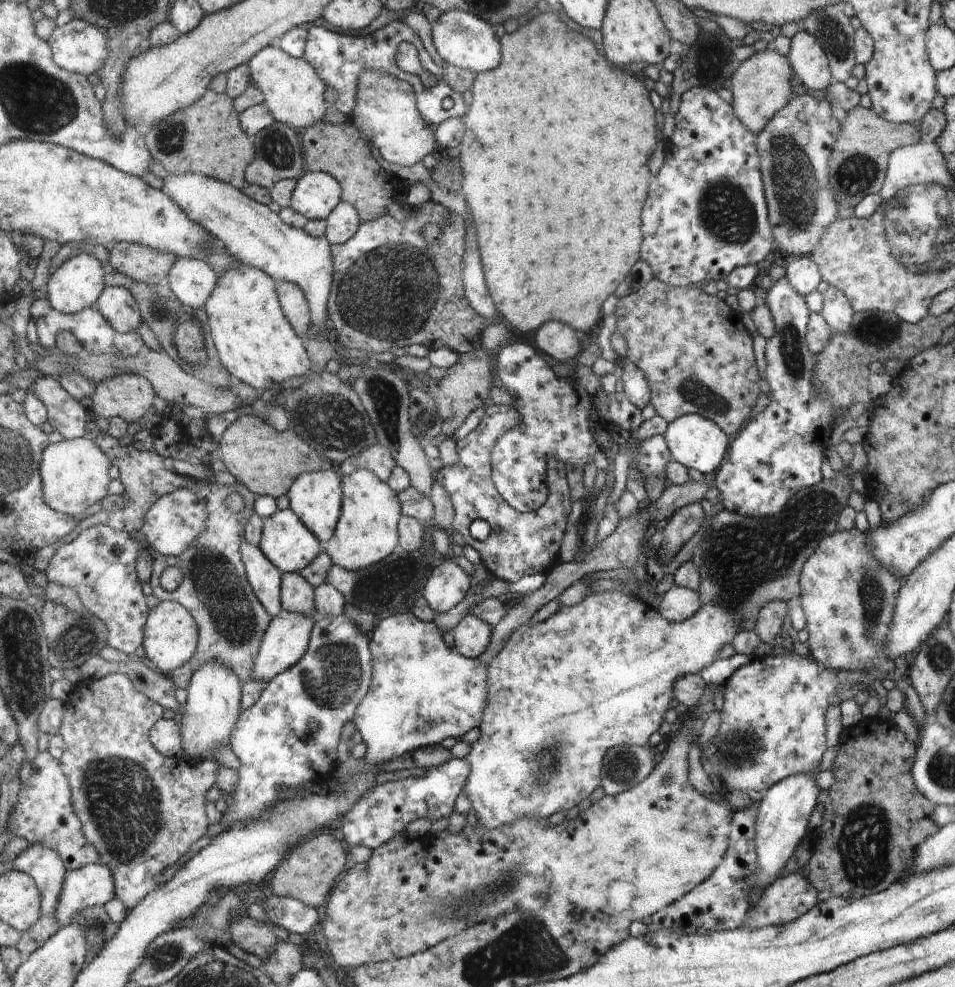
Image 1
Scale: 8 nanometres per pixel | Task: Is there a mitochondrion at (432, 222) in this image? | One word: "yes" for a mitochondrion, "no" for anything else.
no

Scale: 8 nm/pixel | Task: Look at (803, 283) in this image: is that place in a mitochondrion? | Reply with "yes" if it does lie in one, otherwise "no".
no

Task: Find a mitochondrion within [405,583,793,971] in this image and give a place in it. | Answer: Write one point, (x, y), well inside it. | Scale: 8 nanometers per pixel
(460, 906)

